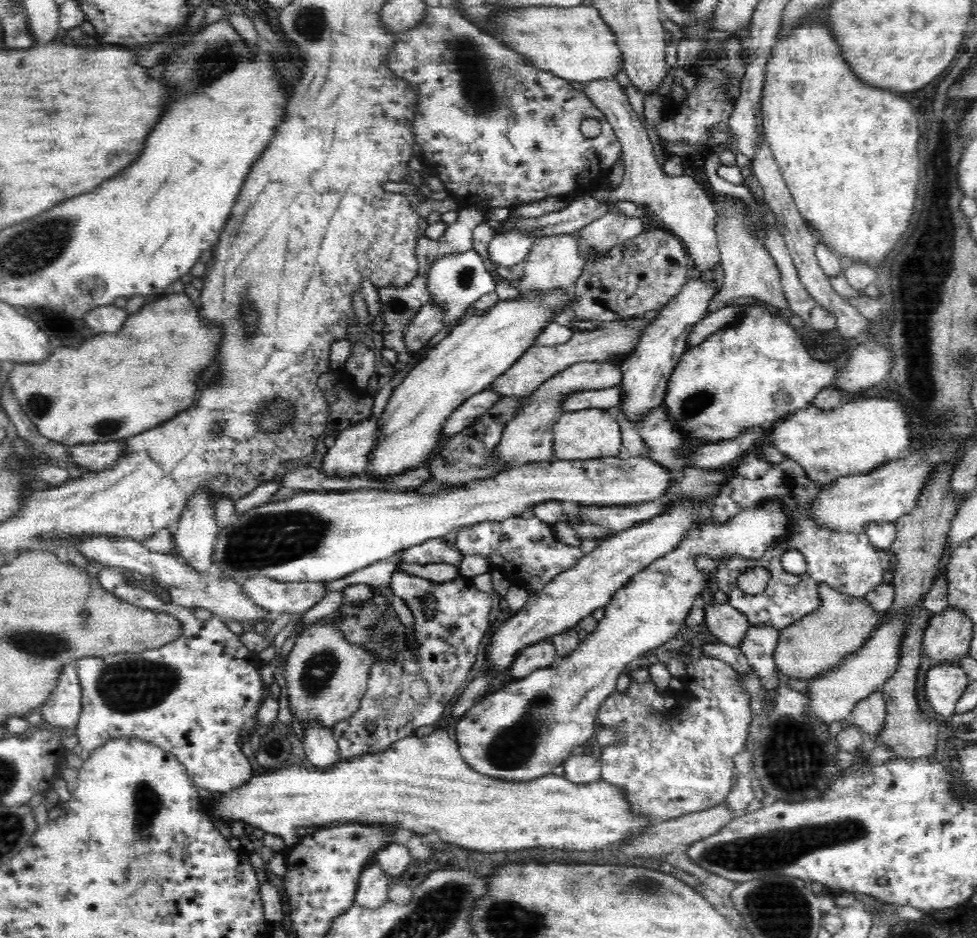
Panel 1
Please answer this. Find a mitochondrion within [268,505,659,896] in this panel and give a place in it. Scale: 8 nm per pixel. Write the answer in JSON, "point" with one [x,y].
{"point":[514,746]}

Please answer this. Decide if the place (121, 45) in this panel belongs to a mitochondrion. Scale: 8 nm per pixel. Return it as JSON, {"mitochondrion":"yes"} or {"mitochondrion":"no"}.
{"mitochondrion":"no"}

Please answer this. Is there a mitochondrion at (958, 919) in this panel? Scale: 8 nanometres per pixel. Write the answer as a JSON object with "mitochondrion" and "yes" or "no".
{"mitochondrion":"no"}

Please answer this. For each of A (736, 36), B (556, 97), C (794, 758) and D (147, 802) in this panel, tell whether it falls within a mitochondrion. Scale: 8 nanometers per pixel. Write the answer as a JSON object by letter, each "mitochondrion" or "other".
{"A":"other","B":"other","C":"mitochondrion","D":"mitochondrion"}

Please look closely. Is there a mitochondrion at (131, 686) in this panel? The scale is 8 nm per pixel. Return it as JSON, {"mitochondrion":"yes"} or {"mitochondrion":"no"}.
{"mitochondrion":"yes"}

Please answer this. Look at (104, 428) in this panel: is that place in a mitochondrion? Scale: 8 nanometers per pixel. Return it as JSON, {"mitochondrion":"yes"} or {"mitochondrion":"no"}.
{"mitochondrion":"yes"}

